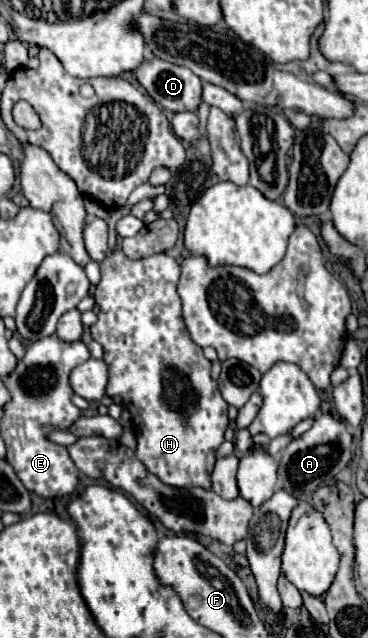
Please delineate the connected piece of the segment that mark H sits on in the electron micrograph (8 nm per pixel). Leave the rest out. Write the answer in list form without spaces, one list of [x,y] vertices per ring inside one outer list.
[[[114,250],[110,256],[106,256],[100,262],[100,272],[102,272],[102,278],[100,278],[100,282],[96,286],[96,292],[94,292],[94,298],[96,298],[96,304],[98,304],[100,312],[98,312],[98,322],[94,326],[90,326],[90,334],[96,342],[102,344],[104,362],[110,368],[110,380],[108,380],[106,394],[108,396],[120,396],[124,408],[132,414],[134,434],[136,434],[136,440],[138,440],[136,458],[140,462],[144,462],[144,466],[152,474],[156,474],[160,480],[164,480],[164,484],[172,484],[172,486],[178,486],[178,488],[192,488],[192,484],[202,486],[202,488],[210,488],[210,472],[212,472],[212,464],[216,462],[216,448],[224,442],[224,430],[228,426],[228,404],[222,398],[222,394],[218,390],[218,384],[210,378],[210,362],[206,360],[202,348],[192,342],[192,338],[188,336],[188,330],[184,326],[182,300],[176,292],[176,284],[178,284],[178,278],[180,278],[180,264],[174,258],[170,258],[168,254],[152,254],[148,258],[130,260],[128,256],[124,256],[122,250]]]

